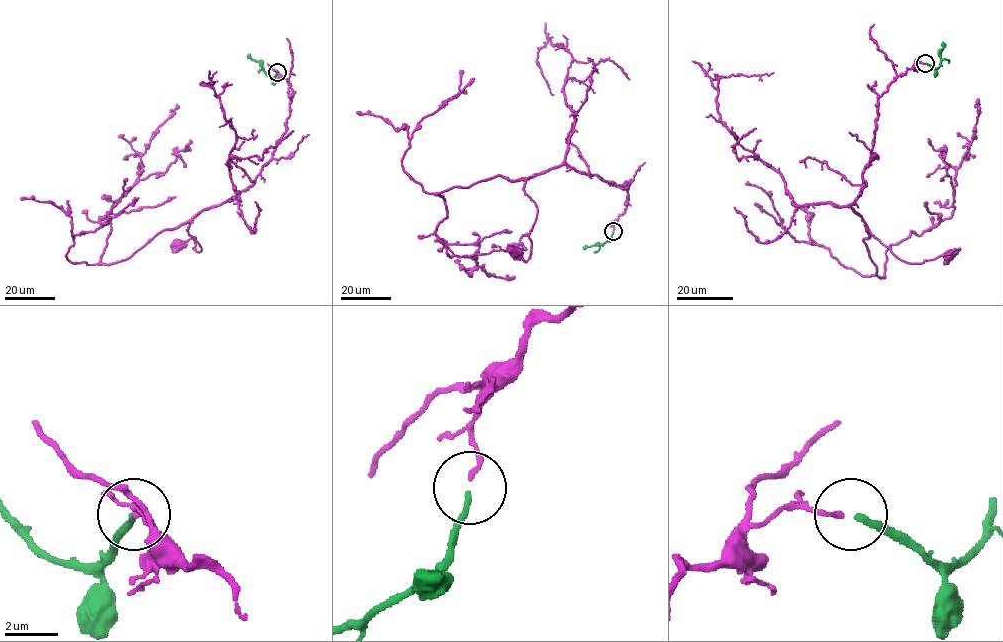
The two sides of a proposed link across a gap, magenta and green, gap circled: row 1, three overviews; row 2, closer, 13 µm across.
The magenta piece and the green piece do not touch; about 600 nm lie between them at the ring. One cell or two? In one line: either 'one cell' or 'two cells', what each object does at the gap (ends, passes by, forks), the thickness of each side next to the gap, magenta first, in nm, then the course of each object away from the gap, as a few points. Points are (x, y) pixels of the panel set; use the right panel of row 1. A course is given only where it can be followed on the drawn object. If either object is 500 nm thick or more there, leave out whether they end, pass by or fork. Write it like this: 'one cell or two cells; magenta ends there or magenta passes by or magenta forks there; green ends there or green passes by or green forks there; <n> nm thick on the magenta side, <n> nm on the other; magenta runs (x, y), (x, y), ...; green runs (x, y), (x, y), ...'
two cells; magenta ends there; green ends there; 190 nm thick on the magenta side, 240 nm on the other; magenta runs (924, 63), (898, 76), (879, 98), (869, 163), (851, 207), (900, 259), (922, 263), (959, 248), (948, 256); green runs (926, 63), (934, 68), (940, 65), (943, 42)

